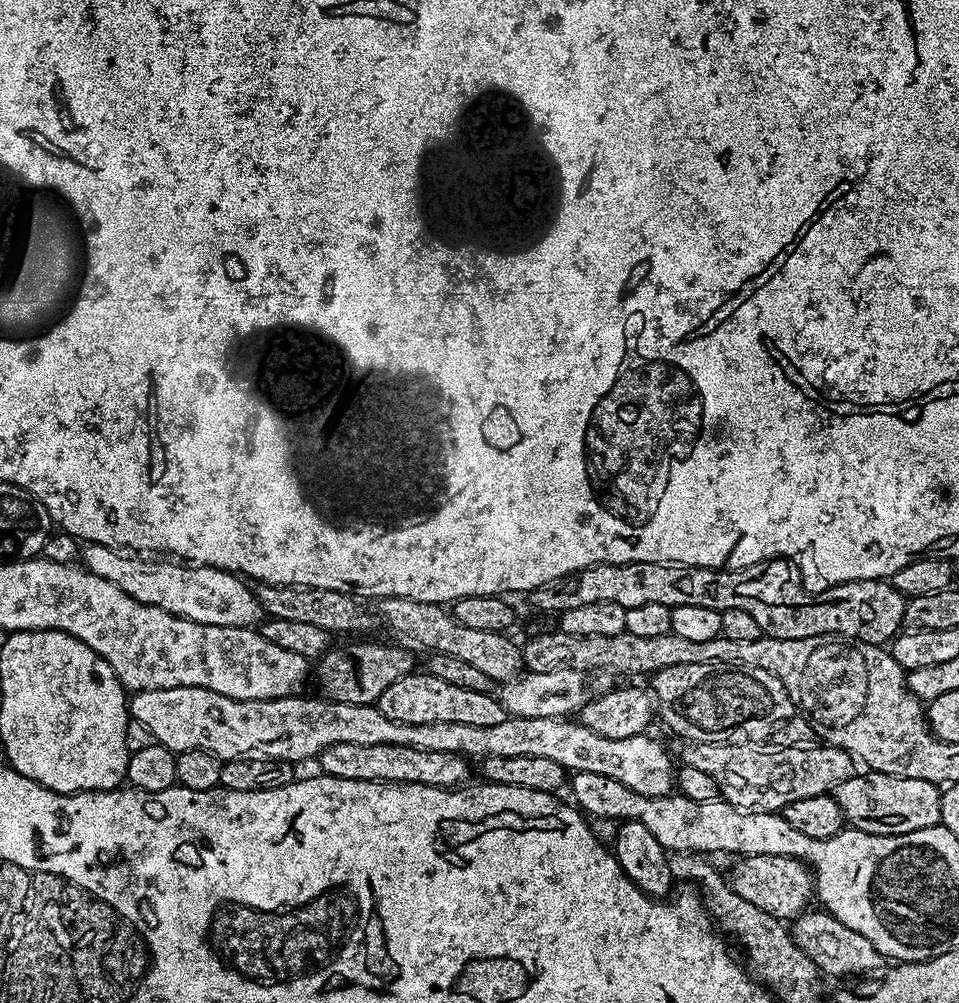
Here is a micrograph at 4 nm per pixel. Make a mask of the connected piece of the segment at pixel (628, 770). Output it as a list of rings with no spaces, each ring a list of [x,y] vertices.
[[[178,686],[177,688],[163,688],[162,690],[146,690],[145,692],[131,693],[128,710],[131,719],[142,722],[142,726],[146,726],[146,730],[150,730],[155,743],[166,746],[174,753],[185,752],[186,750],[206,750],[210,754],[214,754],[221,762],[237,760],[238,758],[274,758],[275,760],[297,762],[296,760],[304,760],[307,756],[312,756],[312,758],[319,757],[320,752],[326,750],[326,746],[338,746],[338,742],[354,742],[354,746],[393,744],[394,746],[414,746],[414,750],[442,750],[442,754],[458,754],[465,758],[473,758],[472,756],[476,756],[475,758],[483,758],[485,756],[497,756],[498,758],[550,758],[553,762],[558,762],[558,766],[562,766],[569,773],[589,772],[590,774],[606,774],[606,778],[615,778],[617,782],[622,782],[622,786],[630,786],[630,790],[634,790],[643,796],[666,796],[674,788],[674,767],[672,768],[672,760],[664,753],[663,746],[658,741],[651,740],[651,735],[648,734],[635,736],[634,738],[602,738],[602,734],[594,734],[594,730],[586,730],[586,726],[582,726],[575,719],[561,718],[559,716],[551,716],[550,718],[509,716],[507,720],[498,722],[498,726],[465,726],[463,722],[422,722],[421,724],[411,724],[410,722],[394,722],[390,718],[386,718],[386,714],[382,714],[382,710],[378,710],[375,704],[351,704],[350,702],[329,700],[319,694],[313,694],[313,696],[304,695],[283,696],[277,700],[235,700],[234,698],[226,698],[226,694],[214,694],[214,690],[195,688],[194,686]]]

